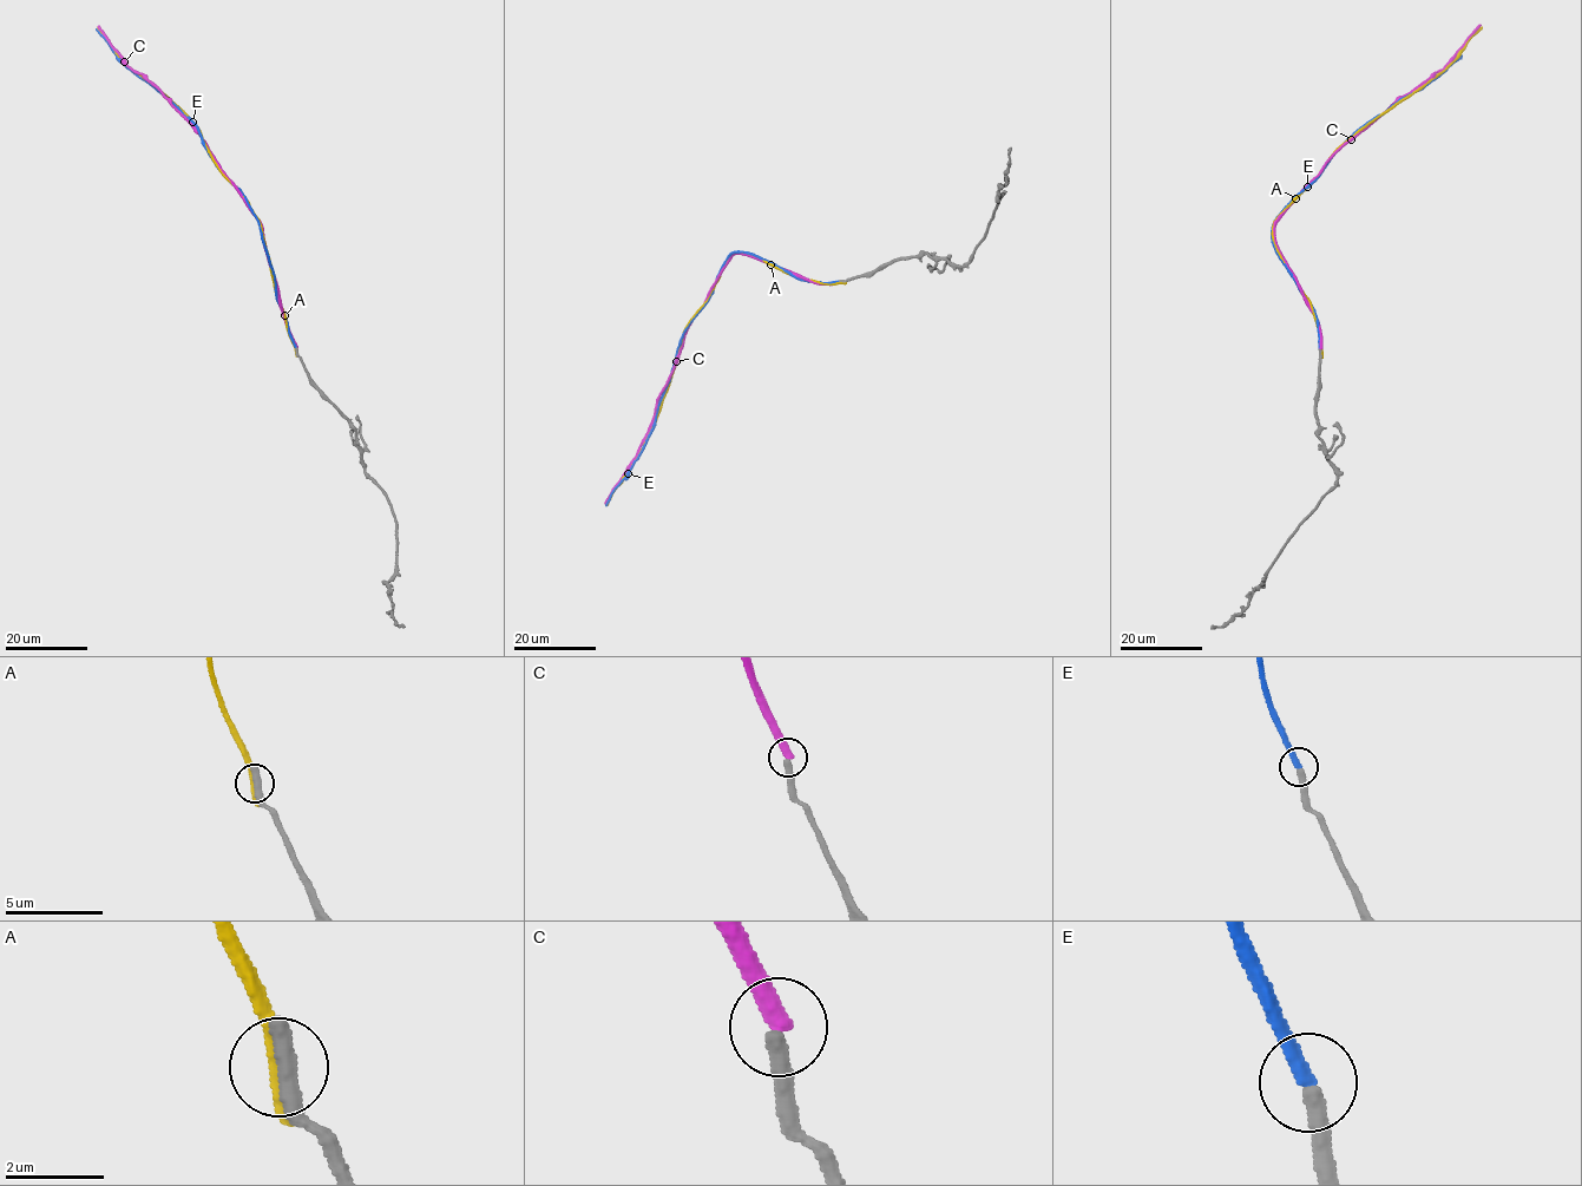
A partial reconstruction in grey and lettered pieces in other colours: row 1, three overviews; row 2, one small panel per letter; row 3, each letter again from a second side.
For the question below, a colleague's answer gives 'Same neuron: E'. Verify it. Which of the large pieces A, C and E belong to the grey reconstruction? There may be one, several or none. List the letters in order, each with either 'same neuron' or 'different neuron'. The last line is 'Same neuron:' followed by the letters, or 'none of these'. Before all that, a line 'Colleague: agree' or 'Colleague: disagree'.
Colleague: agree
A: different neuron
C: different neuron
E: same neuron
Same neuron: E

